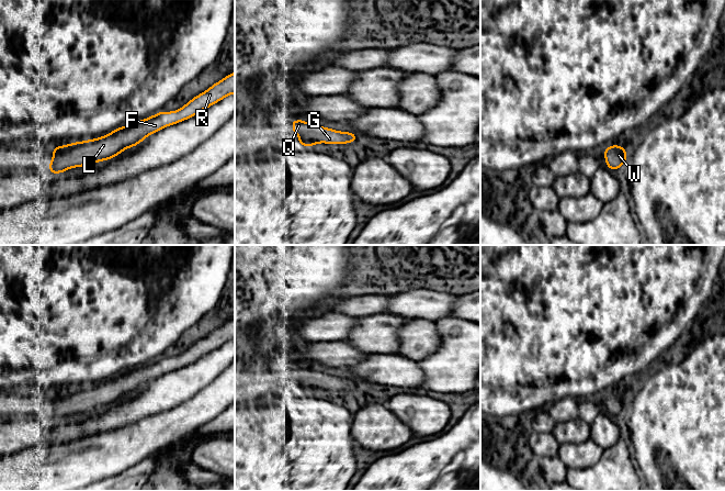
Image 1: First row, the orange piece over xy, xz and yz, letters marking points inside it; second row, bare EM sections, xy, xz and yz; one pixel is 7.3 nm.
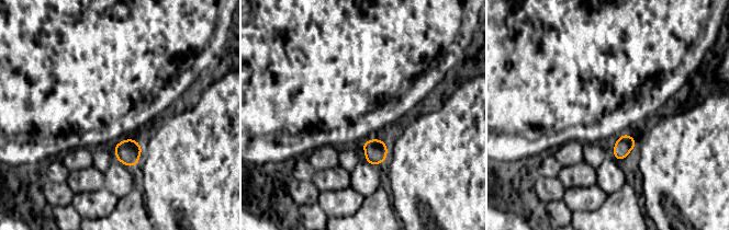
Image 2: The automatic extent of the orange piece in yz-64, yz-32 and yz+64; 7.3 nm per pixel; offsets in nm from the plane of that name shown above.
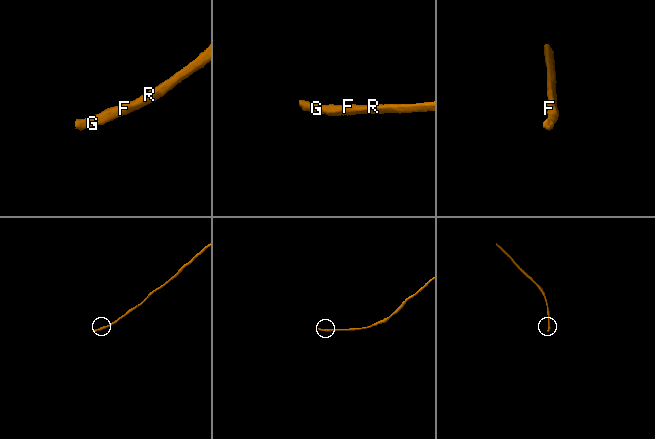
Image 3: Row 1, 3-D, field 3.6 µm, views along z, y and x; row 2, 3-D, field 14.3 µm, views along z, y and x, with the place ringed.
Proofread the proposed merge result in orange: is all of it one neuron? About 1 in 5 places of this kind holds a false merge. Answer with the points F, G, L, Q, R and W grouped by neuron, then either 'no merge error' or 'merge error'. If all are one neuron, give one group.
groups F G L Q R W; no merge error

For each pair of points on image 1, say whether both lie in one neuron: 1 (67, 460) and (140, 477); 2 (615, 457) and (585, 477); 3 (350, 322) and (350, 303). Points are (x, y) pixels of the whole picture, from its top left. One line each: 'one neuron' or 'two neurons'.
1: two neurons
2: one neuron
3: two neurons

